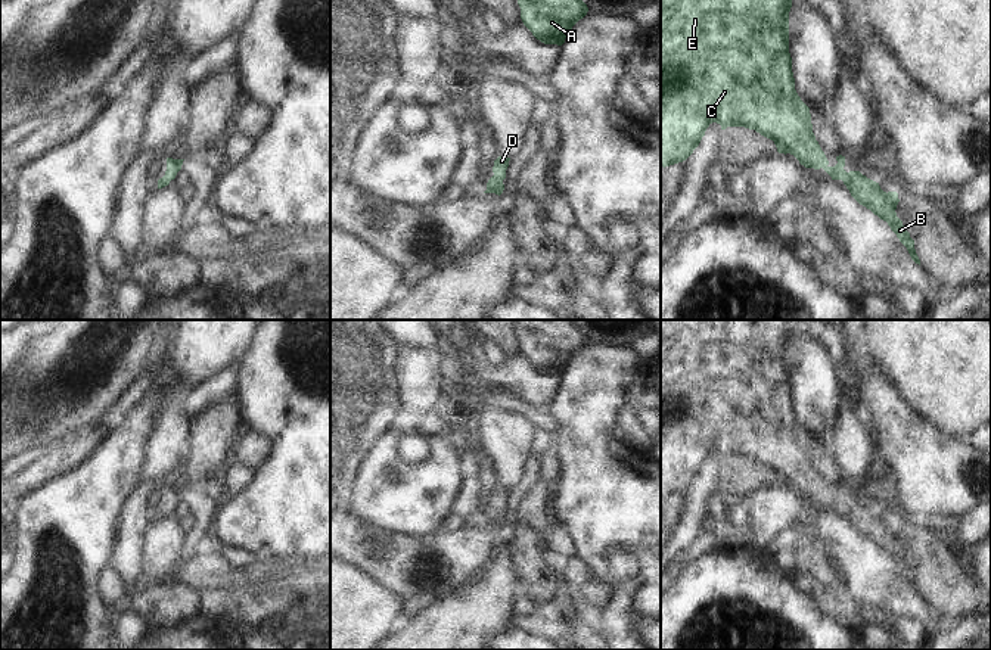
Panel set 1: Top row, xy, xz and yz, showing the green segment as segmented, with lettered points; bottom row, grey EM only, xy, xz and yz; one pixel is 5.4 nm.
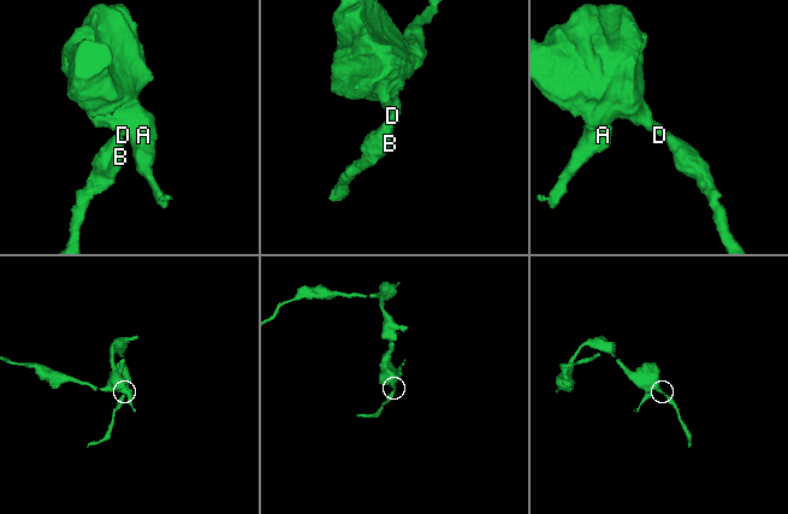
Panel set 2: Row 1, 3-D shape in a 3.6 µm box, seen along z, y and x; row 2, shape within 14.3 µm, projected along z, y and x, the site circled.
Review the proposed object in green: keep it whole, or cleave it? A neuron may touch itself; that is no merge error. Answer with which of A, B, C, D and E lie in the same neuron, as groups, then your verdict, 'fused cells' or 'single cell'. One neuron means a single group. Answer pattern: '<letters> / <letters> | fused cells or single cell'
A B C D E | single cell

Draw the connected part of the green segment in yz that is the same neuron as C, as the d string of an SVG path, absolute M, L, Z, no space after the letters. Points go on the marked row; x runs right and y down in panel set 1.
M661 0L661 167L670 167L678 162L686 161L693 150L699 146L702 137L705 136L706 128L717 122L721 125L721 130L727 127L745 127L755 130L761 136L774 141L779 153L793 155L801 165L805 168L820 170L823 168L832 180L842 180L851 196L863 206L870 209L880 220L886 221L891 230L897 234L900 242L907 248L911 259L920 265L920 259L914 249L914 240L910 237L910 233L903 226L903 221L897 217L897 205L900 202L897 192L883 192L879 183L867 178L860 171L844 170L845 156L836 156L838 164L835 167L829 165L829 161L821 150L816 136L813 133L811 113L810 108L801 100L795 90L795 78L792 72L792 57L789 53L789 12L792 7L792 0Z

